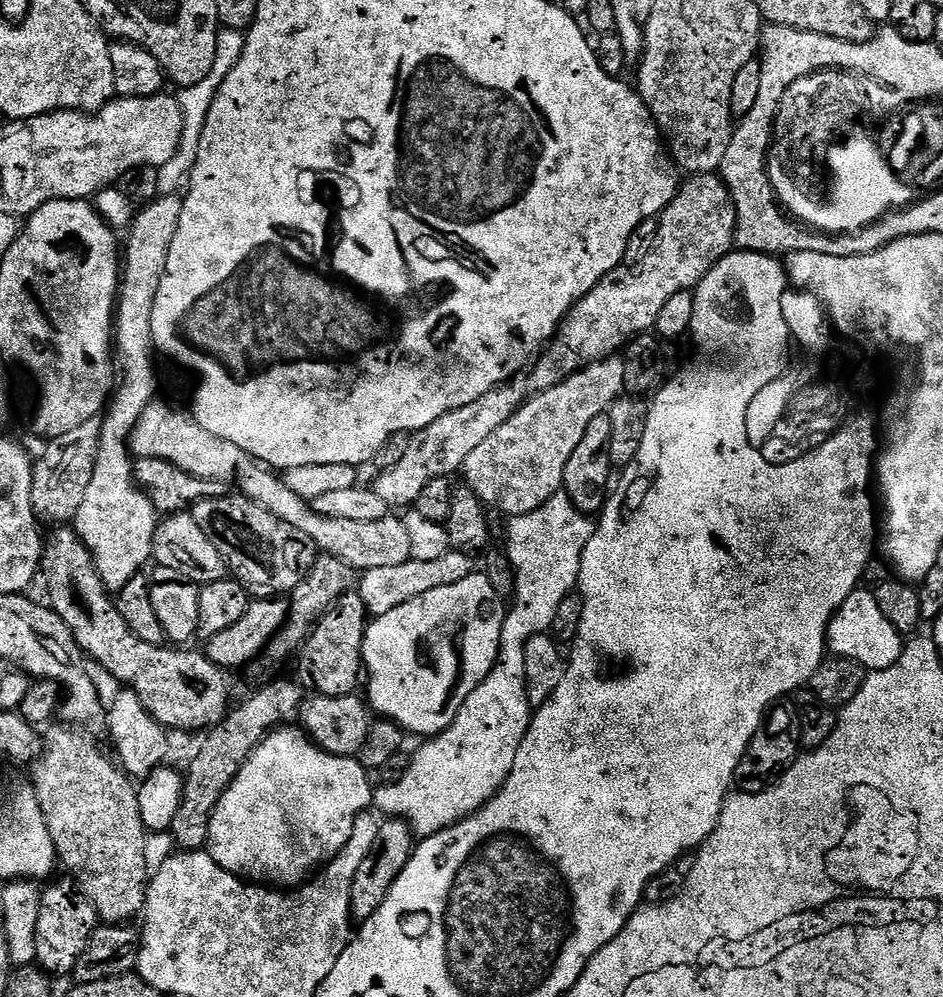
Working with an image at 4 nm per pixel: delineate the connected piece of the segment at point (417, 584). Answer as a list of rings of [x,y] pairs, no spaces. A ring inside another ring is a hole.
[[[449,550],[442,558],[434,561],[407,560],[402,566],[378,566],[369,568],[363,573],[358,584],[358,591],[368,608],[369,617],[390,614],[402,602],[410,602],[410,598],[418,598],[430,590],[438,590],[438,586],[454,586],[454,582],[462,582],[462,578],[470,578],[477,571],[471,555],[466,552]]]

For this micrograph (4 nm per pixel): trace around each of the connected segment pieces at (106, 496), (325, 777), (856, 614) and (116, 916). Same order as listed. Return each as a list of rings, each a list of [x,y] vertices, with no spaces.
[[[160,194],[155,200],[145,203],[133,215],[132,223],[126,232],[128,245],[125,243],[122,248],[122,279],[114,317],[114,360],[118,365],[120,385],[117,388],[115,385],[107,401],[106,411],[101,419],[101,438],[98,442],[93,478],[74,521],[74,531],[79,534],[80,540],[91,552],[102,582],[112,594],[119,593],[120,588],[126,586],[126,582],[130,582],[130,578],[141,575],[143,568],[140,567],[152,560],[152,538],[156,532],[158,513],[148,495],[138,487],[136,477],[132,474],[134,457],[130,451],[130,441],[138,418],[142,418],[142,410],[146,410],[146,406],[158,396],[156,392],[157,357],[154,355],[152,343],[154,298],[158,298],[158,286],[162,286],[162,278],[166,274],[166,258],[170,254],[170,242],[174,242],[174,234],[178,234],[178,222],[182,218],[183,205],[183,199],[176,194]]]
[[[281,726],[269,732],[254,754],[250,754],[210,818],[206,845],[208,855],[227,872],[280,890],[295,889],[321,866],[337,859],[346,842],[350,842],[356,817],[374,804],[374,784],[368,781],[369,769],[359,759],[330,754],[299,727],[292,727],[296,726]]]
[[[857,590],[852,592],[850,598],[846,598],[846,602],[842,602],[842,606],[833,614],[831,622],[828,623],[826,644],[832,656],[850,658],[866,669],[881,672],[898,662],[902,634],[894,630],[894,626],[890,626],[888,619],[882,615],[871,590]]]
[[[75,726],[47,729],[44,751],[31,769],[36,797],[42,806],[50,838],[54,838],[59,863],[68,867],[67,875],[78,885],[80,891],[94,902],[96,915],[105,925],[132,922],[144,911],[148,897],[145,847],[149,833],[139,813],[139,794],[127,772],[111,755],[107,756],[96,745],[97,737]]]

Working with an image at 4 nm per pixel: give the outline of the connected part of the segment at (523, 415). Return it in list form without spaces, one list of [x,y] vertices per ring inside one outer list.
[[[619,355],[603,356],[600,360],[577,369],[544,392],[529,395],[518,411],[506,422],[502,422],[502,426],[498,426],[490,438],[486,438],[486,442],[474,446],[462,469],[462,476],[468,479],[465,480],[467,487],[472,488],[476,497],[489,509],[497,508],[498,511],[505,512],[505,517],[508,518],[538,510],[538,506],[545,504],[551,496],[563,489],[566,462],[570,462],[570,454],[574,454],[578,442],[582,442],[586,426],[590,426],[594,418],[605,415],[609,406],[625,391],[624,366],[625,361]]]

